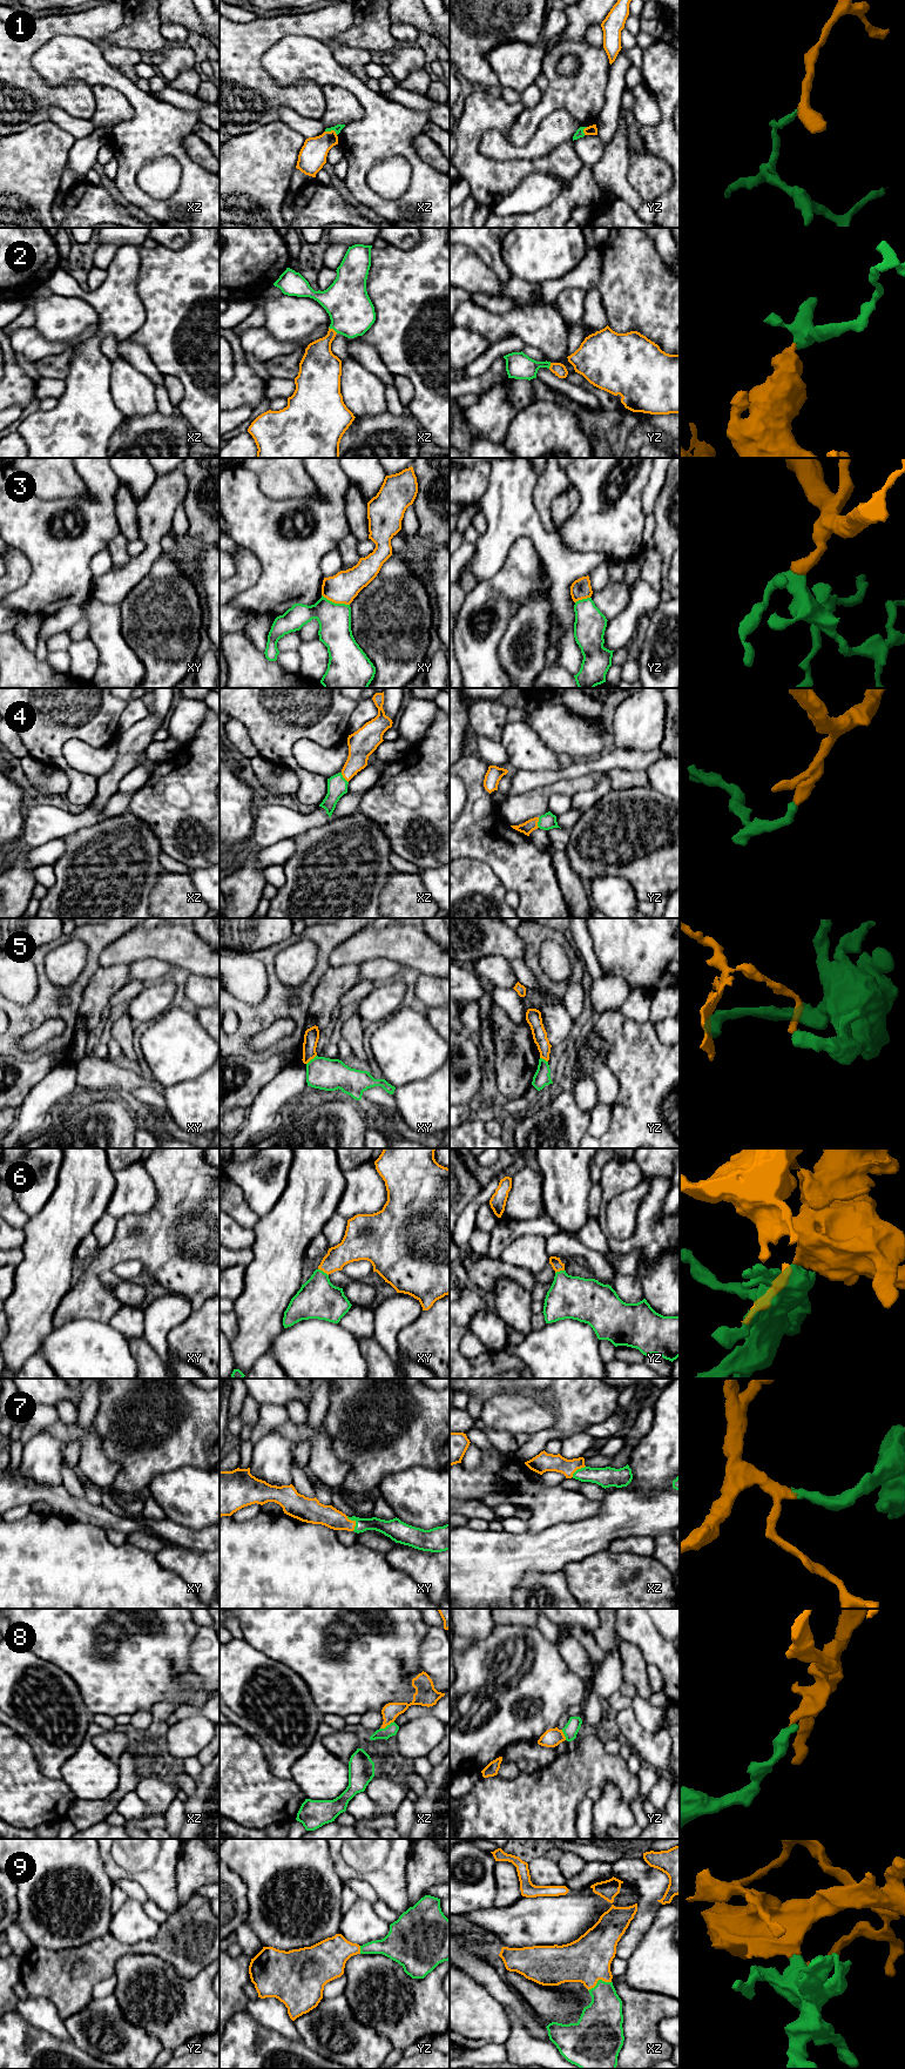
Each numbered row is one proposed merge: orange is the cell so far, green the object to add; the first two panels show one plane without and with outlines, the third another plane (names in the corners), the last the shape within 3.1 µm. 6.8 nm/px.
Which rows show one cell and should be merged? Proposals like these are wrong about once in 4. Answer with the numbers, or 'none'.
1, 2, 4, 6, 7, 8, 9

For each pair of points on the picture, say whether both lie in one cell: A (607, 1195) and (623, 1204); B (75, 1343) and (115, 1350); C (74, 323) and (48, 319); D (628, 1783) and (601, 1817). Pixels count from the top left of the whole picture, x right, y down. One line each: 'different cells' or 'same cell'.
A: different cells
B: same cell
C: same cell
D: different cells

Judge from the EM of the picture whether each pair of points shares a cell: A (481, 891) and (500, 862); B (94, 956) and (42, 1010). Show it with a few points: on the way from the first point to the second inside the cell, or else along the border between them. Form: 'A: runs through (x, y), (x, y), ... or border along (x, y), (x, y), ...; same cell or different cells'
A: border along (468, 858), (485, 862), (506, 890); different cells
B: runs through (87, 972), (72, 991), (61, 991), (59, 993); same cell

